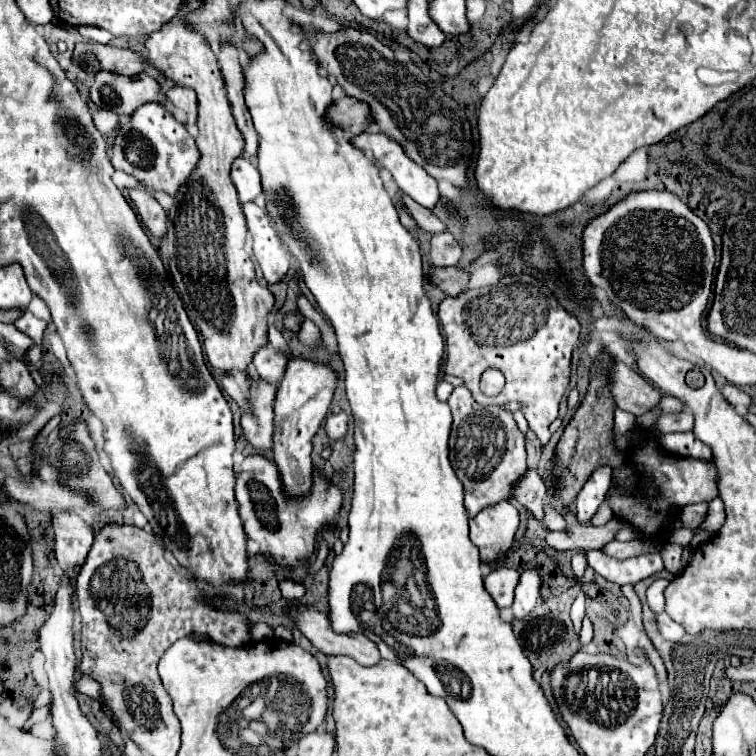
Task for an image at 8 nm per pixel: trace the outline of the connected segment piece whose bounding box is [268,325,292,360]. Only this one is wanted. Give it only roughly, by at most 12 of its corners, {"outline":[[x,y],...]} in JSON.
{"outline":[[269,325],[268,341],[276,350],[283,351],[288,360],[291,349],[282,333]]}

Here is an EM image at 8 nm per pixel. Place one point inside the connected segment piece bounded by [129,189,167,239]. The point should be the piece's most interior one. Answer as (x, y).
(153, 216)

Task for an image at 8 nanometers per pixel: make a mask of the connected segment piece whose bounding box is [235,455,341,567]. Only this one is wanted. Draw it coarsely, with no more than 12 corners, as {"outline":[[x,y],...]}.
{"outline":[[275,463],[235,471],[247,537],[279,565],[303,565],[341,509],[313,473],[311,497],[287,499]]}

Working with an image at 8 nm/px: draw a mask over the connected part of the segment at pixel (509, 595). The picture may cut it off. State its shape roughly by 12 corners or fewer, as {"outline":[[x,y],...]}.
{"outline":[[495,567],[485,577],[485,589],[499,609],[513,605],[519,571]]}

